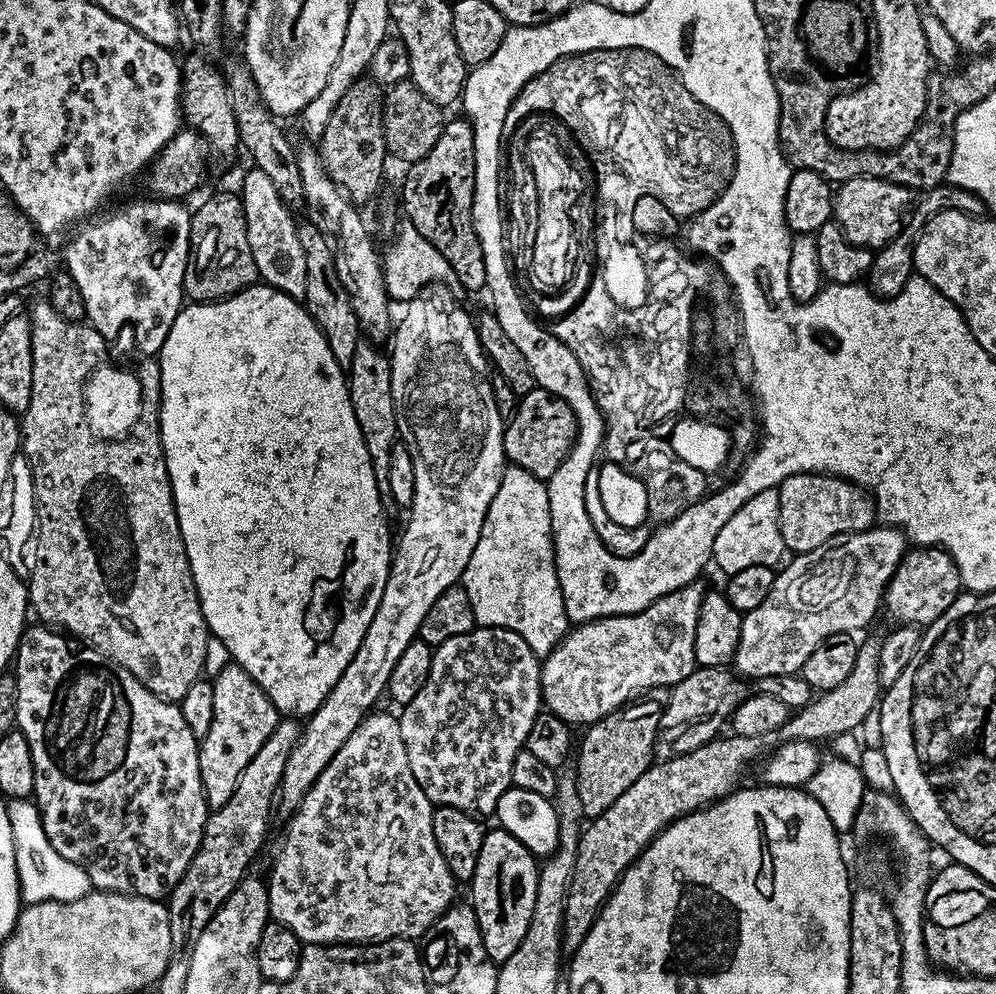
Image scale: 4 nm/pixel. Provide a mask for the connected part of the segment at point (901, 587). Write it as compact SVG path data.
M916 546L905 551L904 559L896 567L884 593L882 604L896 619L897 625L927 626L933 624L961 592L960 571L956 569L952 555L935 546Z

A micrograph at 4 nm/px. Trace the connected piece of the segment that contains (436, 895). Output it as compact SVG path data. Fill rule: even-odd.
M373 711L364 717L363 722L354 730L354 734L350 734L350 738L342 742L342 750L338 750L338 754L330 758L326 770L318 774L306 798L302 798L302 802L287 821L289 824L284 832L284 841L281 842L280 849L272 860L272 869L269 870L268 876L266 875L268 910L271 919L283 928L290 929L304 944L367 944L378 940L420 938L435 924L437 918L443 916L454 904L452 895L455 894L458 884L452 879L452 871L446 866L438 850L438 842L434 842L432 825L434 806L428 801L410 770L399 719L395 715L387 716L380 711Z

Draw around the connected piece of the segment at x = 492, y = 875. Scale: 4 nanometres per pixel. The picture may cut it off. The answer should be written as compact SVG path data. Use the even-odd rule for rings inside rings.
M496 826L485 831L482 850L478 854L476 873L472 875L470 903L476 912L476 925L486 946L486 954L494 962L502 962L518 950L522 938L526 938L526 926L530 926L530 914L534 914L534 898L538 894L537 857L529 852L509 832Z

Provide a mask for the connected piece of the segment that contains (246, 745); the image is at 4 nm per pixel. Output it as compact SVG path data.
M235 662L226 665L211 685L214 690L214 722L210 722L210 730L199 741L200 777L209 809L226 806L230 794L234 794L234 786L238 786L242 770L246 770L250 758L262 750L262 742L270 738L282 719L254 678L250 678L250 674Z

